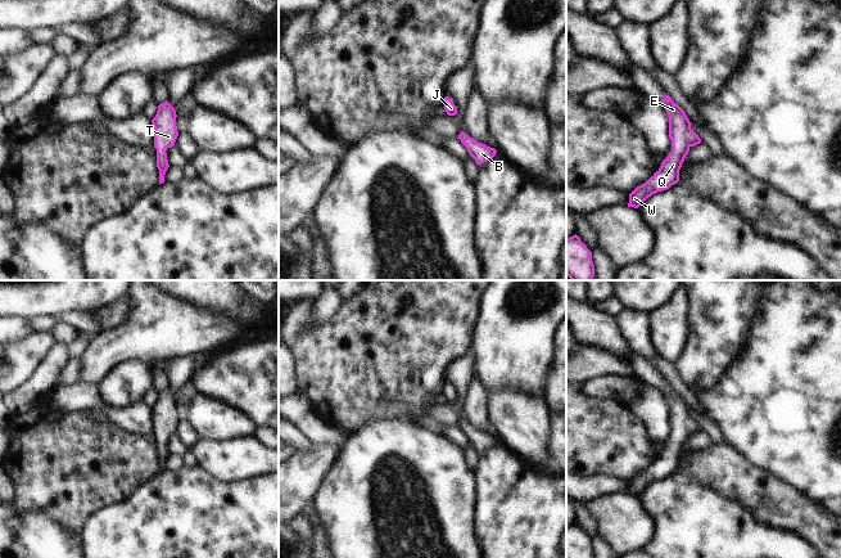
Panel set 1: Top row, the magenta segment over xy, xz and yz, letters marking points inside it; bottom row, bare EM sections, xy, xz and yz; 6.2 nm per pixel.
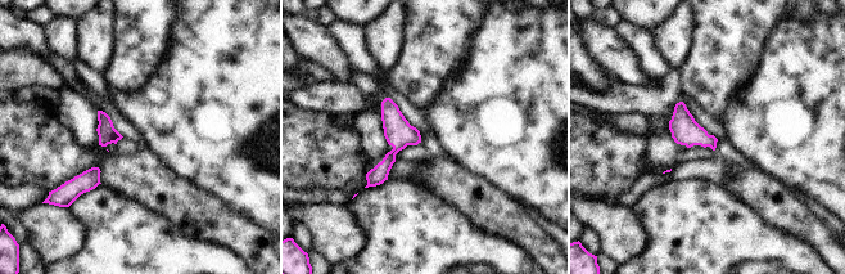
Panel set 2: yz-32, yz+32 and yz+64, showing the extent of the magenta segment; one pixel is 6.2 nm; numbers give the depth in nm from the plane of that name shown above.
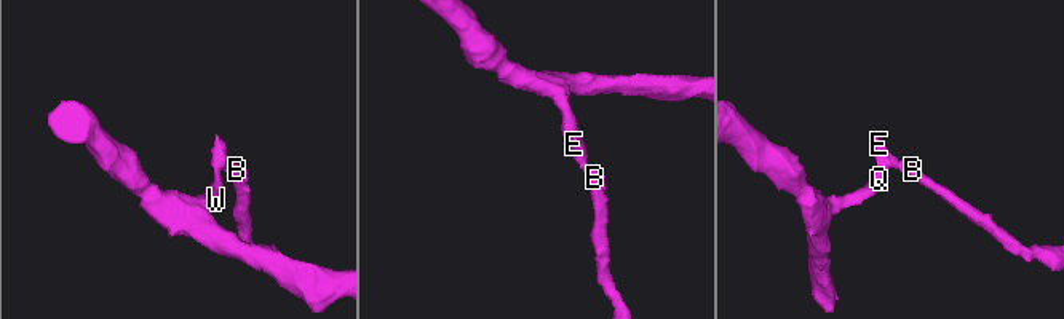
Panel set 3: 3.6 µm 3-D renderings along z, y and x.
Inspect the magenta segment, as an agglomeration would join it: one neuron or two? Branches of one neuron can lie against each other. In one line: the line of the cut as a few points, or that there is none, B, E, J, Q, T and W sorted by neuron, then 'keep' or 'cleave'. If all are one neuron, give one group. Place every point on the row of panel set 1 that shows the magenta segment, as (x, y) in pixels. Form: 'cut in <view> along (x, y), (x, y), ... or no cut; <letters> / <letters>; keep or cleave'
no cut; B E J Q T W; keep

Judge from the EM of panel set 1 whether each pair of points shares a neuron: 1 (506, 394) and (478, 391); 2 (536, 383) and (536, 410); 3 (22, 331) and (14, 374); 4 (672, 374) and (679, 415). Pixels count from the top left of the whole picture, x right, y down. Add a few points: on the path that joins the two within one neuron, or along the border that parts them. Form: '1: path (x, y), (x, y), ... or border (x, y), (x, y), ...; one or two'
1: border (485, 394), (485, 418), (489, 423); two
2: border (507, 385), (511, 385), (523, 394), (541, 397); two
3: border (34, 332), (13, 343); two
4: border (656, 368), (690, 408); two

